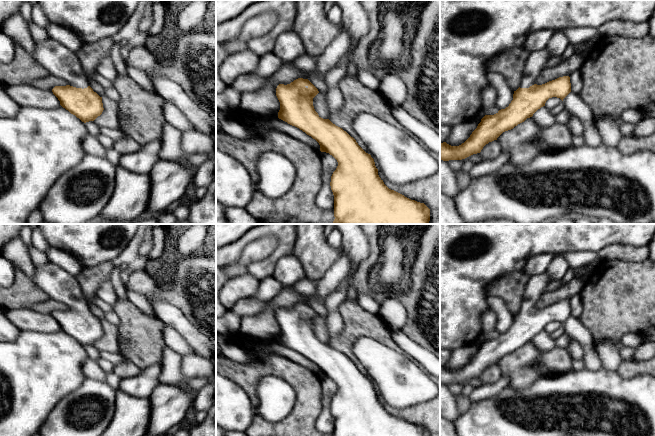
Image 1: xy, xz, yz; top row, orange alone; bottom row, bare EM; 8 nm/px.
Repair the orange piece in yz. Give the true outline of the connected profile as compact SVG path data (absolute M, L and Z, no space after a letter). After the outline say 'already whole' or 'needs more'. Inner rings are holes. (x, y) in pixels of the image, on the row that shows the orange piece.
M547 47L530 51L520 87L514 91L509 106L494 115L485 115L470 137L461 145L451 146L446 142L440 143L440 160L462 160L480 153L486 144L497 140L503 132L532 117L538 109L545 106L549 98L557 97L563 101L571 92L569 76L559 77L542 85L535 83L550 56Z | needs more

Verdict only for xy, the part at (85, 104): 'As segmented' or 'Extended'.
Extended

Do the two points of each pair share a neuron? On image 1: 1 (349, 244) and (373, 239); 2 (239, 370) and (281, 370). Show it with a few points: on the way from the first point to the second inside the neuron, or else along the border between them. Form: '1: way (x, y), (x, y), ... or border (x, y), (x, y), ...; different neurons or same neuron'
1: border (365, 234), (368, 240), (368, 255), (359, 262); different neurons
2: way (249, 370), (271, 370); same neuron

